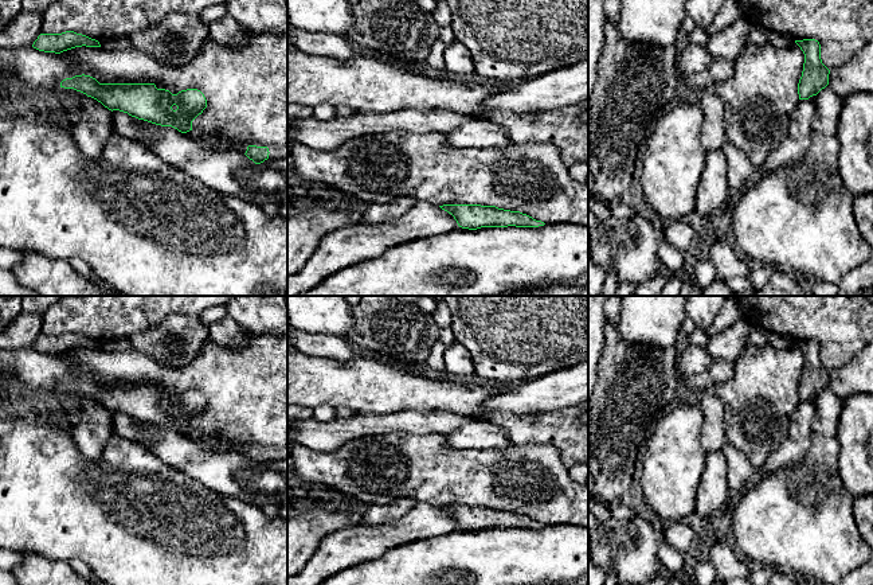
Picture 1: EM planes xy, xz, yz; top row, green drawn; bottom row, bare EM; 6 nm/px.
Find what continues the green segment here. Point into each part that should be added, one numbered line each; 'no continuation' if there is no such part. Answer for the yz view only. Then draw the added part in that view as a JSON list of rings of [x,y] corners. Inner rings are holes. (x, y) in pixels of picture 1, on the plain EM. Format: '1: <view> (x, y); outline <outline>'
no continuation

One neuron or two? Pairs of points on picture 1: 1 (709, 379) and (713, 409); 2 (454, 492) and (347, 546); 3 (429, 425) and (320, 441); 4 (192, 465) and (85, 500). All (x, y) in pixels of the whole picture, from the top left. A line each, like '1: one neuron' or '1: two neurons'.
1: two neurons
2: two neurons
3: one neuron
4: two neurons

